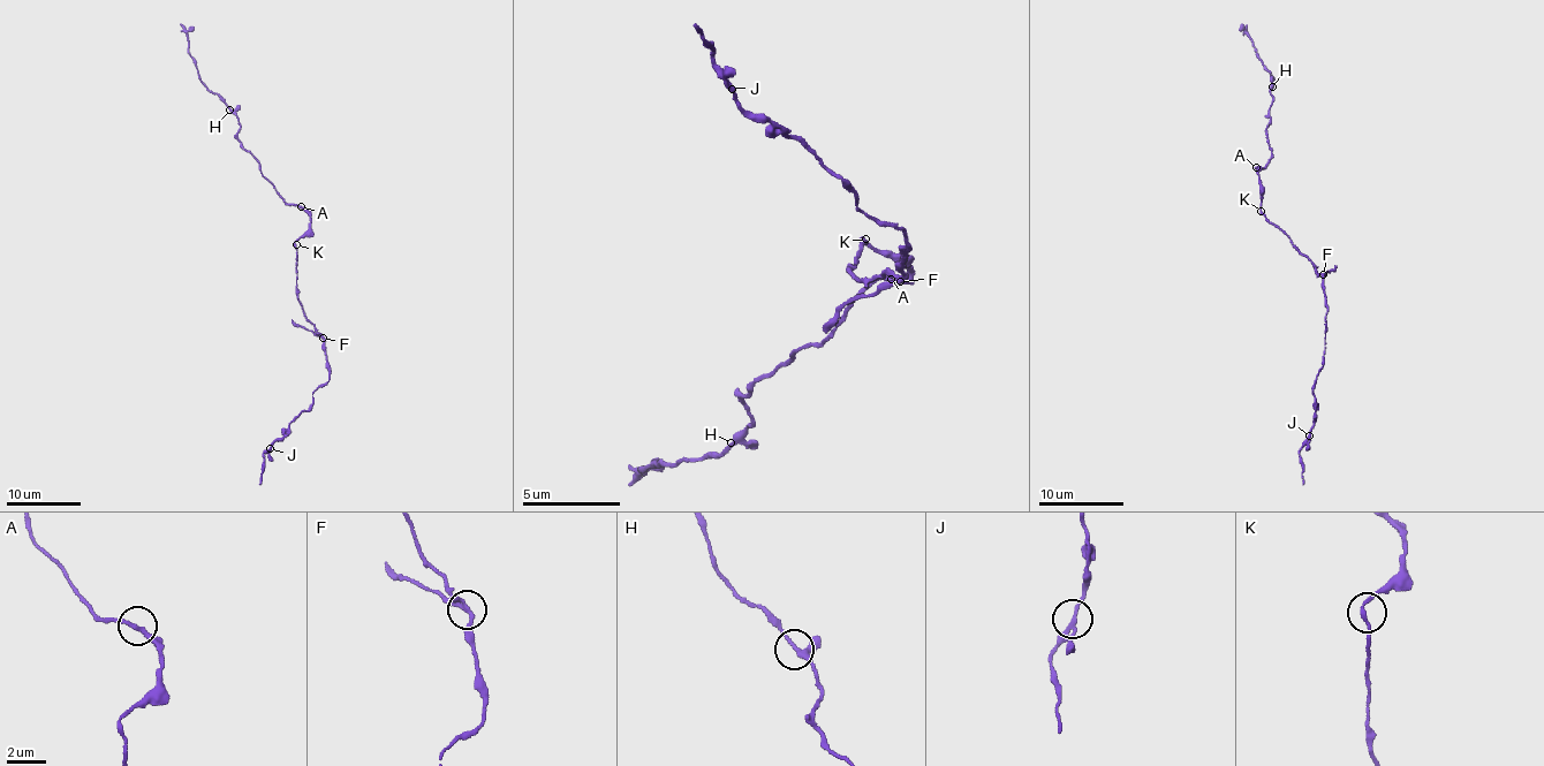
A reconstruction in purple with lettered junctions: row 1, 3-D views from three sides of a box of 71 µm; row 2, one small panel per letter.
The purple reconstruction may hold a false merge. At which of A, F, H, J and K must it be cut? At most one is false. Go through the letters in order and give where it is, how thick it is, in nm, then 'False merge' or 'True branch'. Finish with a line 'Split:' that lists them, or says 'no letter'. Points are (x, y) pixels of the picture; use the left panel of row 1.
A: Place: (301, 206). Thickness 200 nm. True branch
F: Place: (323, 338). Thickness 200 nm. False merge
H: Place: (229, 110). Thickness 240 nm. True branch
J: Place: (270, 448). Thickness 180 nm. True branch
K: Place: (296, 244). Thickness 170 nm. True branch
Split: F

